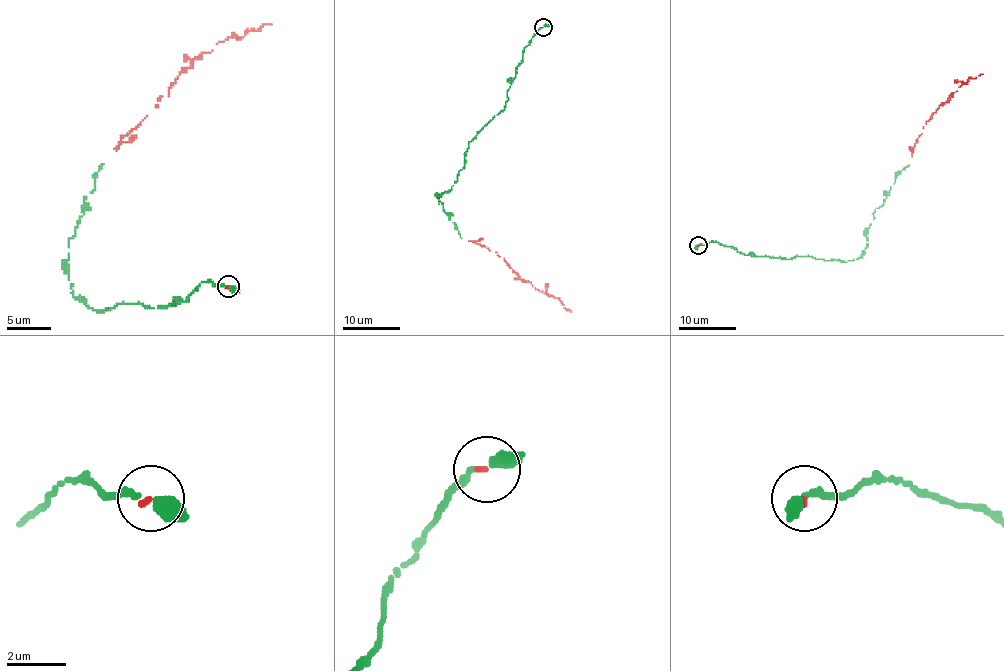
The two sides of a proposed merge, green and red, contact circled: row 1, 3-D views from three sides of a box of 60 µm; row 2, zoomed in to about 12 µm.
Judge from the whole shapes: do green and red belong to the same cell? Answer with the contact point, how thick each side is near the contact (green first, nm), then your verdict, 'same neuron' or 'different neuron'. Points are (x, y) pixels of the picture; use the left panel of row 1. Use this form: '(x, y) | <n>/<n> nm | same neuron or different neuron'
(228, 286) | 340/140 nm | same neuron

